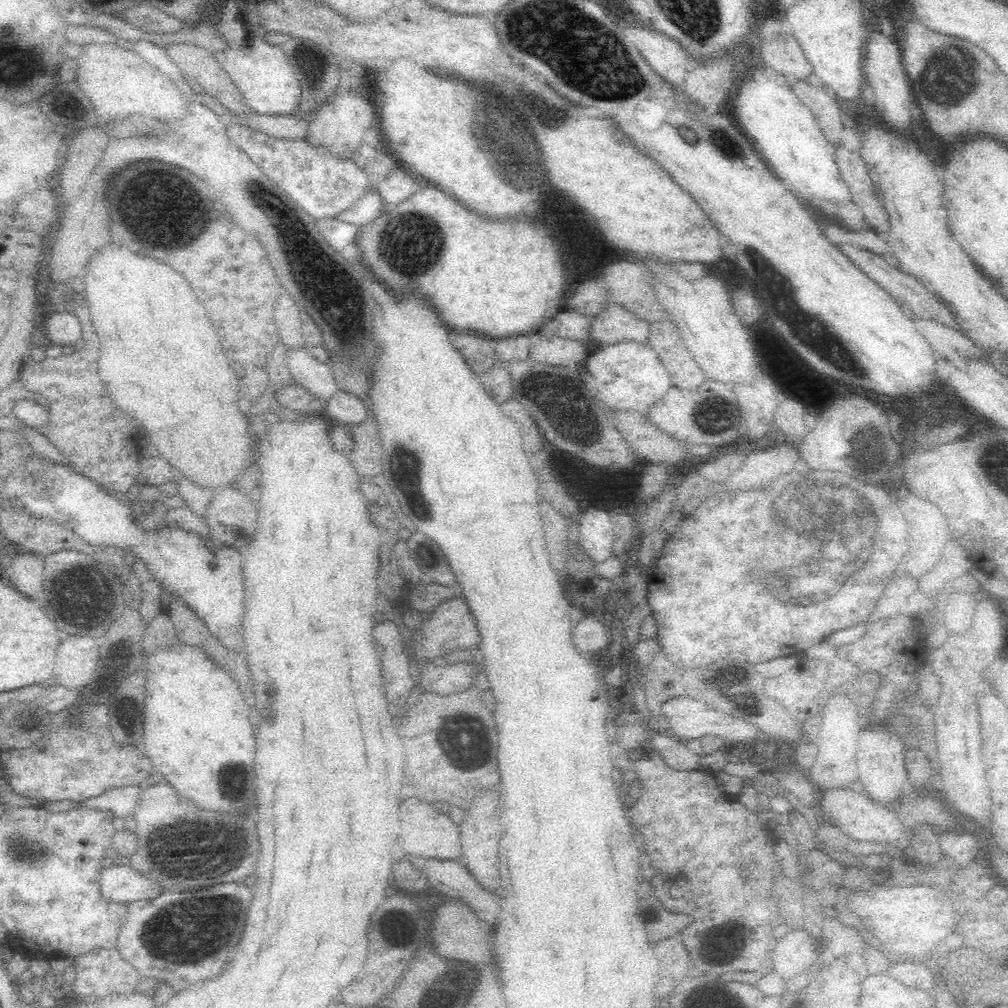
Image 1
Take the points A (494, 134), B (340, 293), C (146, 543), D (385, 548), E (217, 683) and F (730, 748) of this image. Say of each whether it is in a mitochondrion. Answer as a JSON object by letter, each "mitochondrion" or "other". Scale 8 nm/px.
{"A":"mitochondrion","B":"mitochondrion","C":"other","D":"other","E":"other","F":"other"}

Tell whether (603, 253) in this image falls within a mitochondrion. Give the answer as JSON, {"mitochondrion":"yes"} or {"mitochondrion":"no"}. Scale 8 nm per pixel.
{"mitochondrion":"no"}

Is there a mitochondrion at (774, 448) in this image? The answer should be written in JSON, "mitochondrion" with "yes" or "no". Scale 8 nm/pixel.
{"mitochondrion":"no"}

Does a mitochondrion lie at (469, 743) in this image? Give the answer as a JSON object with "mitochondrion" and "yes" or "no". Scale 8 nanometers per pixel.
{"mitochondrion":"yes"}

